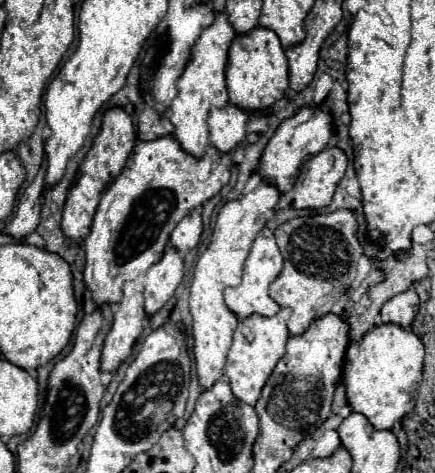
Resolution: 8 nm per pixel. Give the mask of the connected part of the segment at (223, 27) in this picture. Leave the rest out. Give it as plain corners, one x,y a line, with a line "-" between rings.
219,13
215,23
203,31
203,35
197,39
193,47
193,61
187,65
185,73
181,75
177,89
179,95
173,99
171,109
169,109
169,121
175,125
173,137
187,149
187,153
201,157
209,145
209,129
207,129
207,117
211,109
229,105
229,95
225,87
225,69
227,69
227,57
231,43
235,41
237,33
227,21
225,13

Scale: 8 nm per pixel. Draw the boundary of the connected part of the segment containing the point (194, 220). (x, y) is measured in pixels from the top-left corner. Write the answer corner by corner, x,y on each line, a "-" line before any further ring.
191,211
177,227
175,231
171,233
171,239
169,239
169,245
173,249
179,249
179,251
189,251
189,249
195,249
199,239
201,239
201,233
203,233
203,223
201,223
201,215
197,211

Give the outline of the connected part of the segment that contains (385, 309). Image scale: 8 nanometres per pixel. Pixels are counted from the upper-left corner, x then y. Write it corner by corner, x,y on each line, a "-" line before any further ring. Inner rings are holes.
409,289
405,293
391,297
381,307
381,321
403,325
405,329
409,329
409,325
417,315
417,309
419,309
419,295
415,293
415,289

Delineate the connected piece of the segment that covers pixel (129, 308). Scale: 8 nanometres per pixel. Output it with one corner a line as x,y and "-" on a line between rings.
135,291
123,297
121,303
113,305
113,323
105,337
101,353
101,369
115,373
123,359
129,359
133,345
143,331
147,315
143,309
143,293

